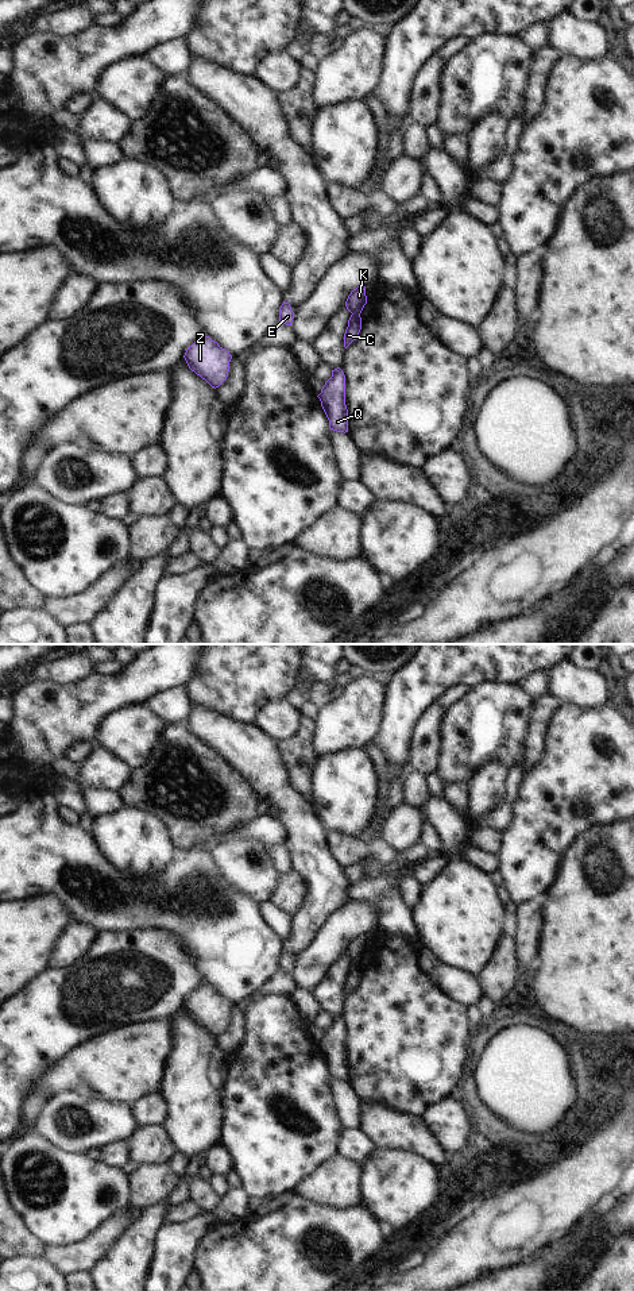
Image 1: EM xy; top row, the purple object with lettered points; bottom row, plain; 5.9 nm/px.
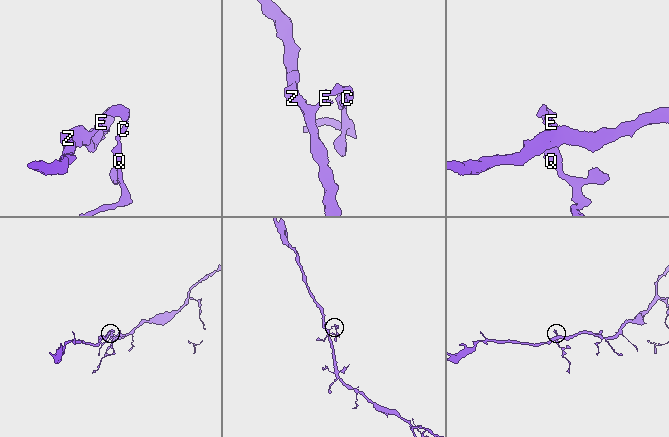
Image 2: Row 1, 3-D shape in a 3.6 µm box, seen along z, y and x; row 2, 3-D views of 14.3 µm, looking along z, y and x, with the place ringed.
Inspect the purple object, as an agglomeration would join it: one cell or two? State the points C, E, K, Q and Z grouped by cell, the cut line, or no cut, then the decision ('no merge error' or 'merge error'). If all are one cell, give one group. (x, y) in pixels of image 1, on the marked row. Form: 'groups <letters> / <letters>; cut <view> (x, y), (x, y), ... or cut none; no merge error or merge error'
groups C Q / E K Z; cut xy (352, 312), (359, 313); merge error

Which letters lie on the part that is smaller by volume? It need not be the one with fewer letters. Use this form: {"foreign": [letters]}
{"foreign": ["C", "Q"]}

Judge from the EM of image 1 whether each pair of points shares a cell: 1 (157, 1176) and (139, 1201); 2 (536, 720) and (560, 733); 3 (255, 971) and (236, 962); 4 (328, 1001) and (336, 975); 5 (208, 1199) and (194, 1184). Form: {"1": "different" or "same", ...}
{"1": "same", "2": "different", "3": "same", "4": "same", "5": "same"}

